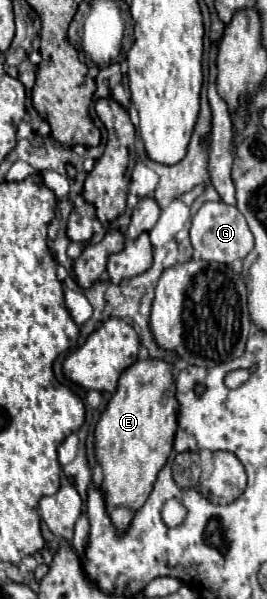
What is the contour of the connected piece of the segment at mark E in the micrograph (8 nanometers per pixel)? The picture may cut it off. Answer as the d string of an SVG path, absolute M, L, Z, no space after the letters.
M161 359L135 361L121 375L117 391L95 427L95 459L103 469L101 493L111 523L125 533L133 515L147 501L157 473L165 465L178 427L179 405L171 365Z

